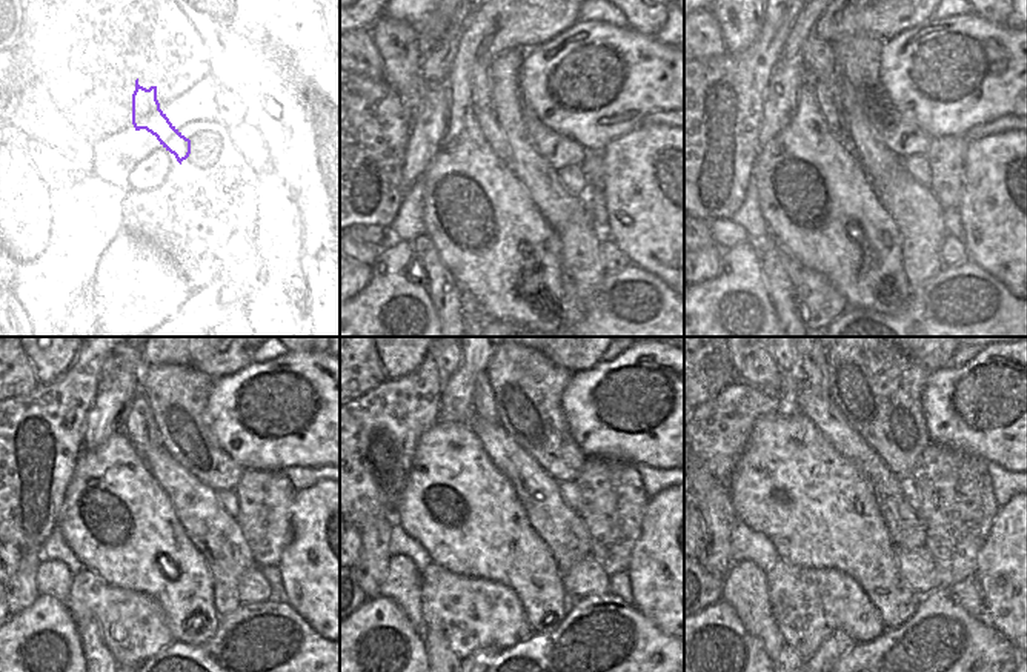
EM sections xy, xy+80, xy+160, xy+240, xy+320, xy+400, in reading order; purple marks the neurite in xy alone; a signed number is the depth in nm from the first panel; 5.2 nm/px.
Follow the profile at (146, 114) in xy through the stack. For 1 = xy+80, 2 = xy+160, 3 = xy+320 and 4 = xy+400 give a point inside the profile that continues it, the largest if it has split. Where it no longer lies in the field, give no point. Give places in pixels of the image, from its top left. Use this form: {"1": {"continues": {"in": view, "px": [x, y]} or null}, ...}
{"1": {"continues": {"in": "xy+80", "px": [480, 83]}}, "2": {"continues": {"in": "xy+160", "px": [817, 54]}}, "3": {"continues": {"in": "xy+320", "px": [446, 368]}}, "4": {"continues": {"in": "xy+400", "px": [789, 368]}}}

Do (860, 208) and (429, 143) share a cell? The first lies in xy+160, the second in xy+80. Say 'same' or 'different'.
different

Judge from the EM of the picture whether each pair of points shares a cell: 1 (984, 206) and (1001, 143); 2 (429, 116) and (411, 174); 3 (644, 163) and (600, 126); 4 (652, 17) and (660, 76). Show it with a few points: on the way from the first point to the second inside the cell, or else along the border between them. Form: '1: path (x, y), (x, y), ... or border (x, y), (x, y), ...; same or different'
1: path (997, 191), (1001, 186), (1001, 159); same
2: path (428, 129), (415, 160); same
3: border (640, 123), (614, 137), (601, 149); different
4: border (629, 25), (638, 33), (654, 37); different

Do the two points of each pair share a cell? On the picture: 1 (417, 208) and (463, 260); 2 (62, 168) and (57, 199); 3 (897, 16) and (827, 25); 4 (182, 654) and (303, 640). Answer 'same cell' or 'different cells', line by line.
1: different cells
2: same cell
3: same cell
4: same cell

